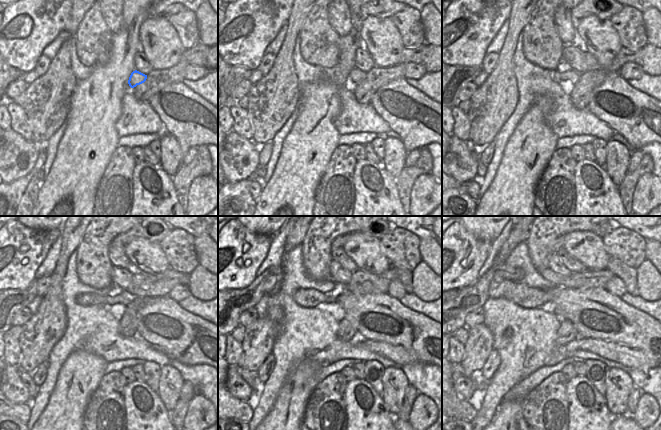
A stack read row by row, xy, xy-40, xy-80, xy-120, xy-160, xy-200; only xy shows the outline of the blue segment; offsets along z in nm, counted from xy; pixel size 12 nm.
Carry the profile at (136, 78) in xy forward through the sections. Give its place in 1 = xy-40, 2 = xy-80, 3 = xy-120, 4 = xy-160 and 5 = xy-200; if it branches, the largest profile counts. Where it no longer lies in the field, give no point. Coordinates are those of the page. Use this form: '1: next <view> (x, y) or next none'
1: next xy-40 (356, 76)
2: next xy-80 (570, 74)
3: next xy-120 (85, 299)
4: next xy-160 (308, 298)
5: next xy-200 (521, 294)

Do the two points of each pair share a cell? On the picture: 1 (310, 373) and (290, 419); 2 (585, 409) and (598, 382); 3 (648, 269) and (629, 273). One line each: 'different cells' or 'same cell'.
1: same cell
2: different cells
3: different cells

